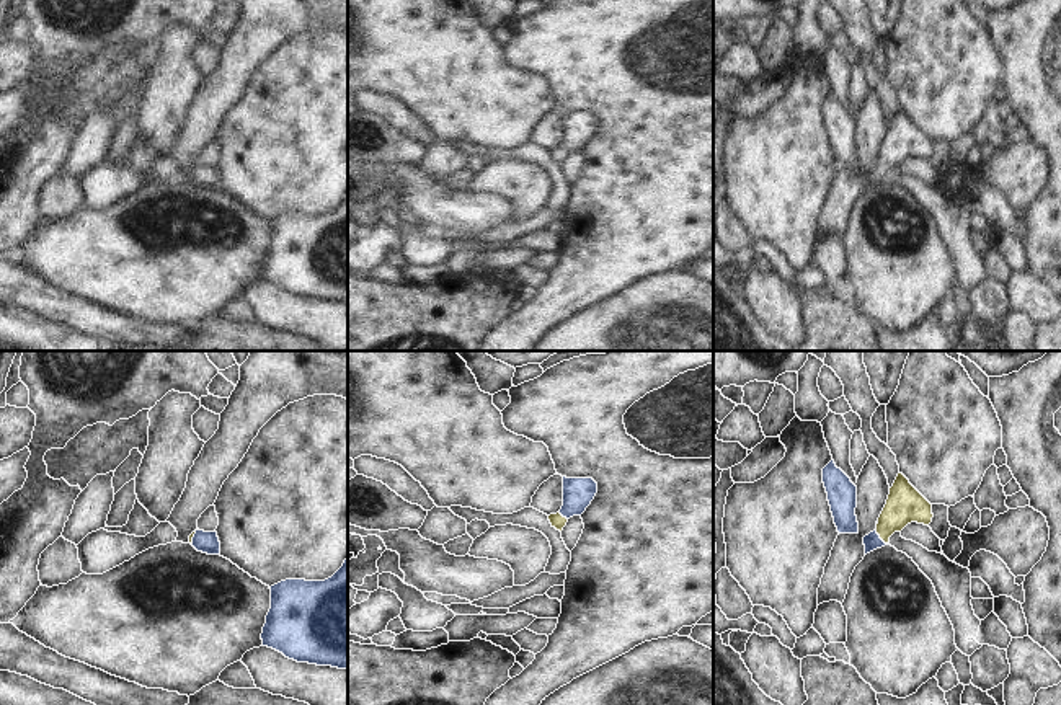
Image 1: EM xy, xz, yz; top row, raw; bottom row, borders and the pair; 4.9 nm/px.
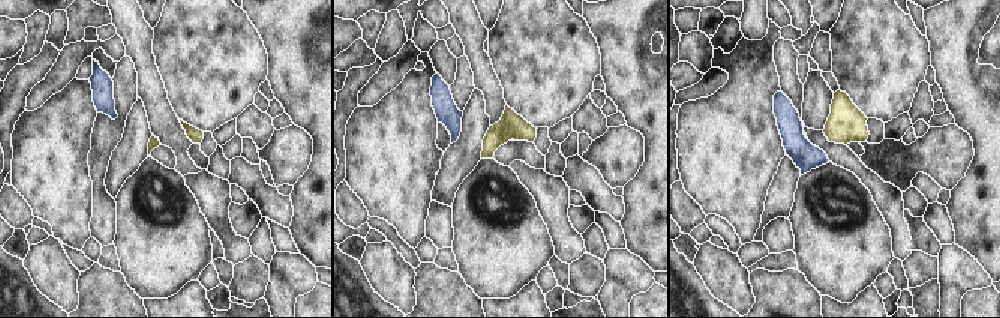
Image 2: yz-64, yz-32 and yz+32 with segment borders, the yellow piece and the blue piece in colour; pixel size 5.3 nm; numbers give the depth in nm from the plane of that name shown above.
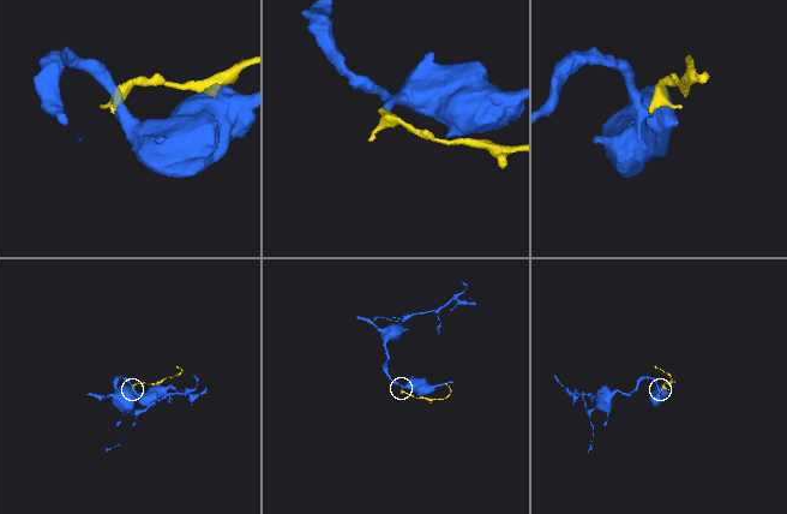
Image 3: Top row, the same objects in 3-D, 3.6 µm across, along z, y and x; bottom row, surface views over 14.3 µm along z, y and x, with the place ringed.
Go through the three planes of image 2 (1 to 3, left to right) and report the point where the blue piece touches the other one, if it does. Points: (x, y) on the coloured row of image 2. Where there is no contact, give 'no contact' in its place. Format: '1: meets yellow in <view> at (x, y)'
1: no contact
2: no contact
3: no contact

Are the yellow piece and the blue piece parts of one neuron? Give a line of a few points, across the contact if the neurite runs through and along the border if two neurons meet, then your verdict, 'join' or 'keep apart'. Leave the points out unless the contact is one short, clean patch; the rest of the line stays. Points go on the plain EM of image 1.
line yz (905, 139), (880, 172), (872, 175); join

